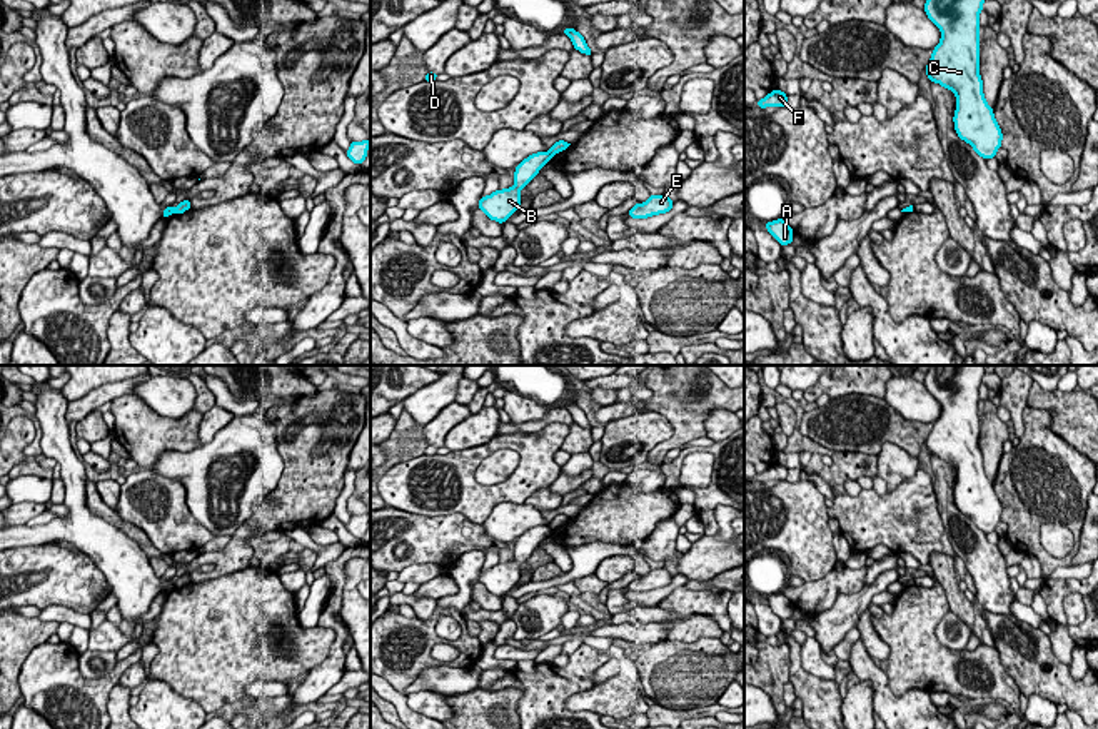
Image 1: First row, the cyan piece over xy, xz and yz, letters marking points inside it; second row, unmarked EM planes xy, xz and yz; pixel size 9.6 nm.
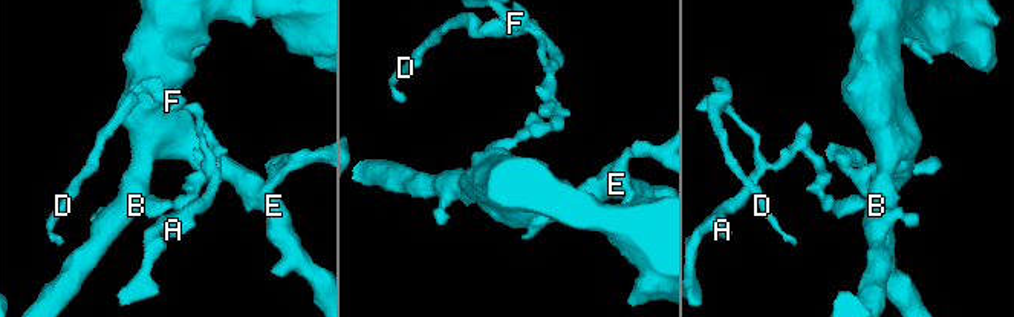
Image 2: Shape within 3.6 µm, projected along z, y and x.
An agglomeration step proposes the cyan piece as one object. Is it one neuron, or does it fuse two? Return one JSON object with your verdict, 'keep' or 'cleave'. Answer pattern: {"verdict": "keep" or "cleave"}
{"verdict": "cleave"}

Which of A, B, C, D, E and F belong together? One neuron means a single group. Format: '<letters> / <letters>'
A D F / B C E

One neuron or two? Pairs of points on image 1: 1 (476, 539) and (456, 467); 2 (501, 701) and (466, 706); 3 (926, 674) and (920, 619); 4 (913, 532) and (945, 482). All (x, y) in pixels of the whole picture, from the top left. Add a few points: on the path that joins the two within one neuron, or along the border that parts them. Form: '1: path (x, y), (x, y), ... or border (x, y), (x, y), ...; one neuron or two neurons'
1: border (433, 516), (463, 514), (481, 526); two neurons
2: path (493, 706), (474, 706); one neuron
3: path (921, 661), (920, 633); one neuron
4: border (931, 482), (946, 534); two neurons

